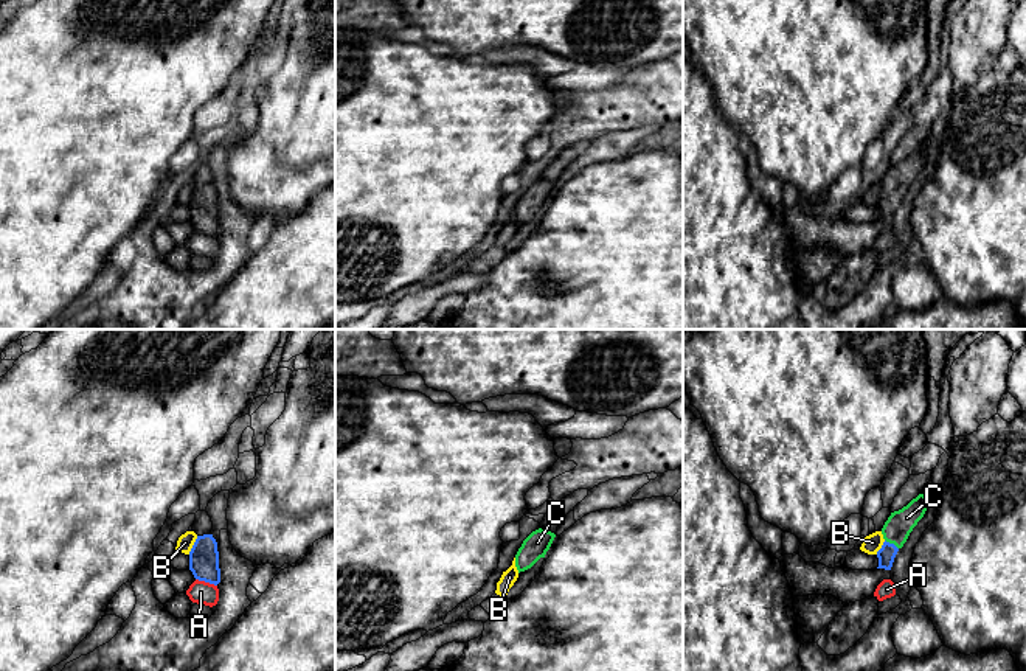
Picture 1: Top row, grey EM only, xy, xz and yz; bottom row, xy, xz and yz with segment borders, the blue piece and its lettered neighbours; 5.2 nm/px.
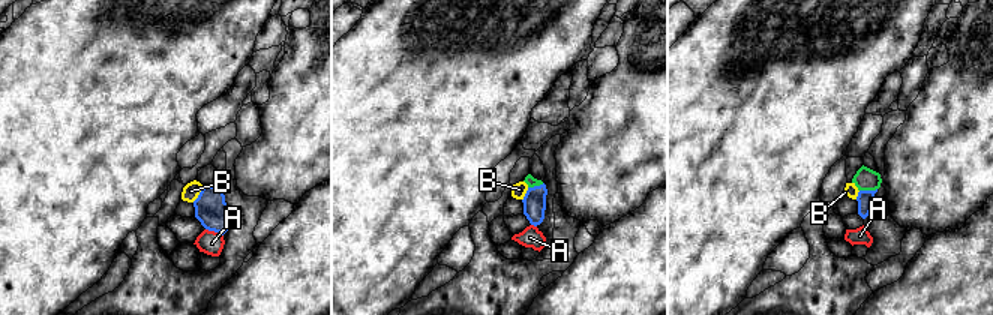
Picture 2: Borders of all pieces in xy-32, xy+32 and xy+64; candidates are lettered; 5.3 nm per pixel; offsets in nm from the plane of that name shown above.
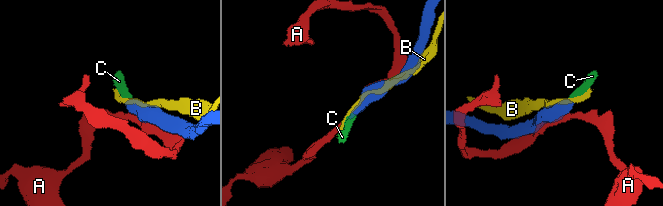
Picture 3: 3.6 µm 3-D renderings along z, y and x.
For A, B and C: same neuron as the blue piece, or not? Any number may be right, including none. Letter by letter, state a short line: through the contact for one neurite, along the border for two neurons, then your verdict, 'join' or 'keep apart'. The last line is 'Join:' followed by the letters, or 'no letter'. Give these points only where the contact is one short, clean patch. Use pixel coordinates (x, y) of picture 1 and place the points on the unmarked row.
A: keep apart
B: keep apart
C: yz (887, 205), (891, 196), (896, 182) | join
Join: C

